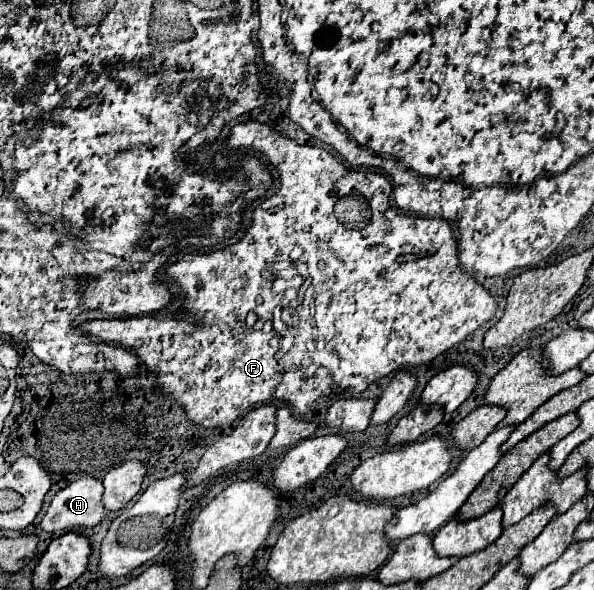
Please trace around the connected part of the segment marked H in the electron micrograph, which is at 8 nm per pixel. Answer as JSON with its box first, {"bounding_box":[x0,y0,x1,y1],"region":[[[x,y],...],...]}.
{"bounding_box":[39,477,103,533],"region":[[[81,477],[79,481],[73,481],[51,499],[39,525],[41,531],[59,533],[75,527],[95,527],[103,517],[101,493],[101,479]]]}

